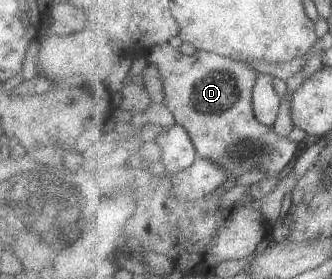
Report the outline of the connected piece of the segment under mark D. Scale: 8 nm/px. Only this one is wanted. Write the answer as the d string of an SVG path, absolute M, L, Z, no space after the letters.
M167 42L155 45L141 58L142 63L158 66L164 84L164 105L173 115L175 124L182 125L190 135L198 156L210 158L210 162L224 168L231 182L250 170L262 172L264 178L283 176L299 156L298 142L290 138L283 139L276 135L273 127L258 122L257 115L254 114L253 90L260 74L249 64L208 51L196 50L190 56L182 55L178 47L171 47Z

